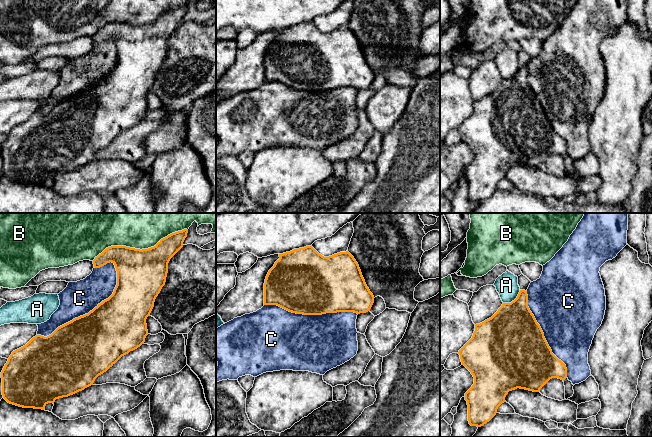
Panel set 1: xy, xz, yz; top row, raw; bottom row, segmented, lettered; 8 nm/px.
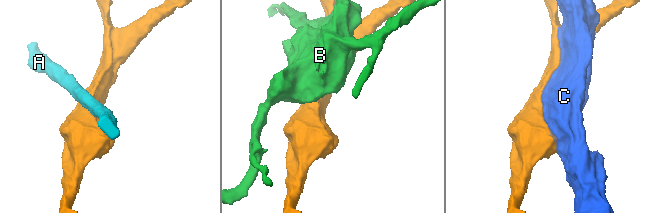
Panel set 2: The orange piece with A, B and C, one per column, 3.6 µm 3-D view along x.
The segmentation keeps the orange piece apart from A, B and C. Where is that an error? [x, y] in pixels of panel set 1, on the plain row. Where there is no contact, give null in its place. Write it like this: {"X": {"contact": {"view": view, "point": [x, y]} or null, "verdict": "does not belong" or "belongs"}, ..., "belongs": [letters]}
{"A": {"contact": {"view": "yz", "point": [514, 76]}, "verdict": "does not belong"}, "B": {"contact": {"view": "xy", "point": [139, 25]}, "verdict": "does not belong"}, "C": {"contact": {"view": "xy", "point": [89, 88]}, "verdict": "belongs"}, "belongs": ["C"]}

